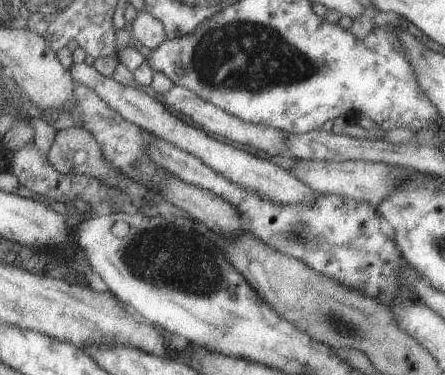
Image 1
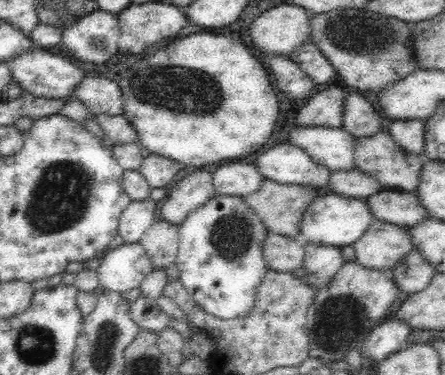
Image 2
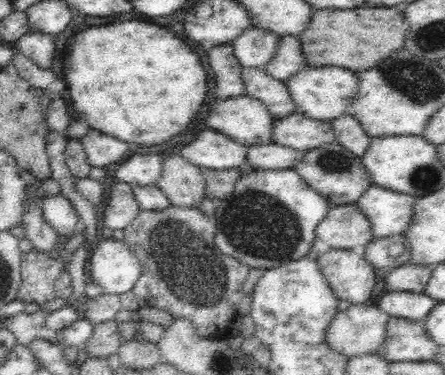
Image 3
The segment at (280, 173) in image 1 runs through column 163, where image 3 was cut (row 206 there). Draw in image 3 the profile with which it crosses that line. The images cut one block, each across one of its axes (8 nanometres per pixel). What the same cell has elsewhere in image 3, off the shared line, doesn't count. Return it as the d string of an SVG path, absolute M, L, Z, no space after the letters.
M116 182L106 198L108 198L108 202L104 202L106 228L126 230L134 222L134 218L138 218L138 214L142 210L134 196L134 188L126 182Z

